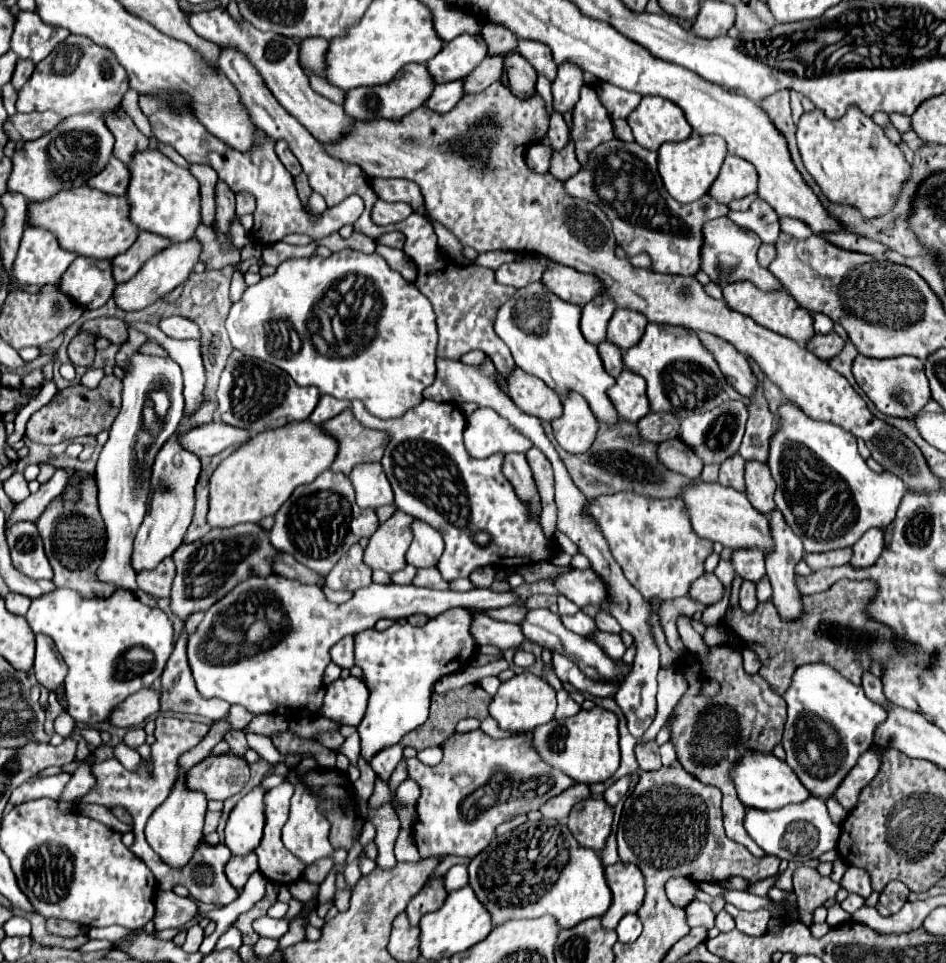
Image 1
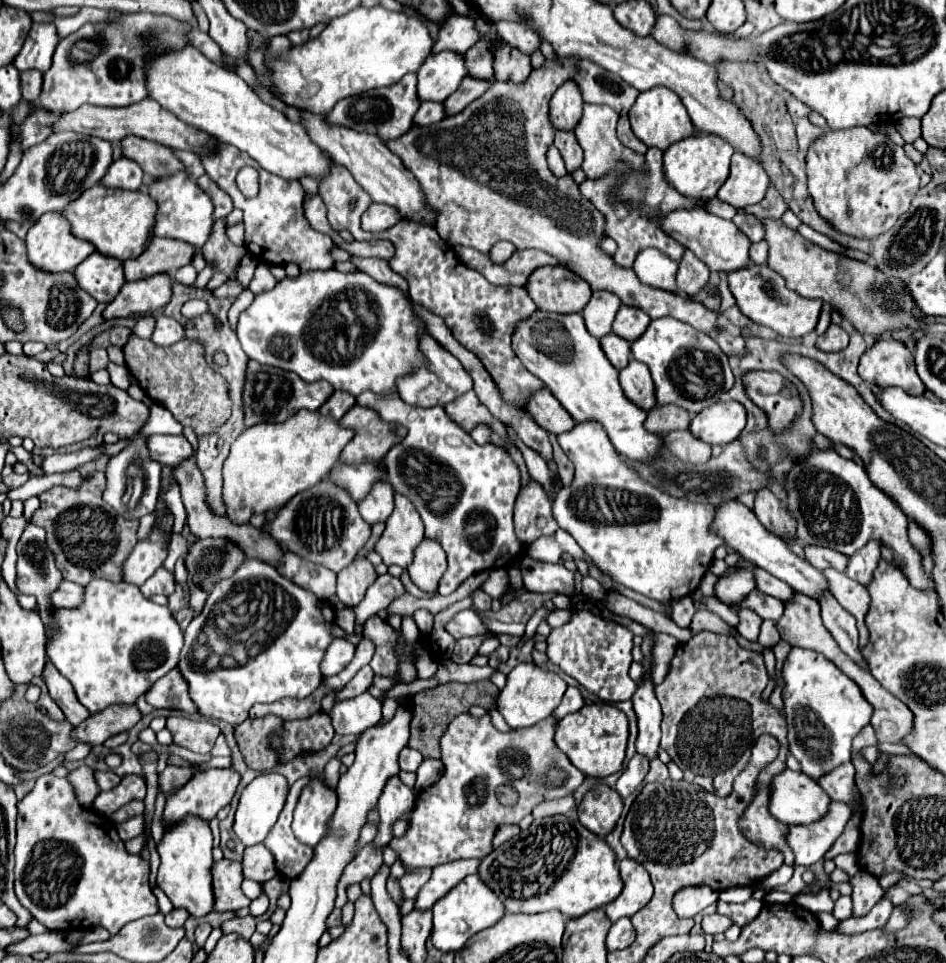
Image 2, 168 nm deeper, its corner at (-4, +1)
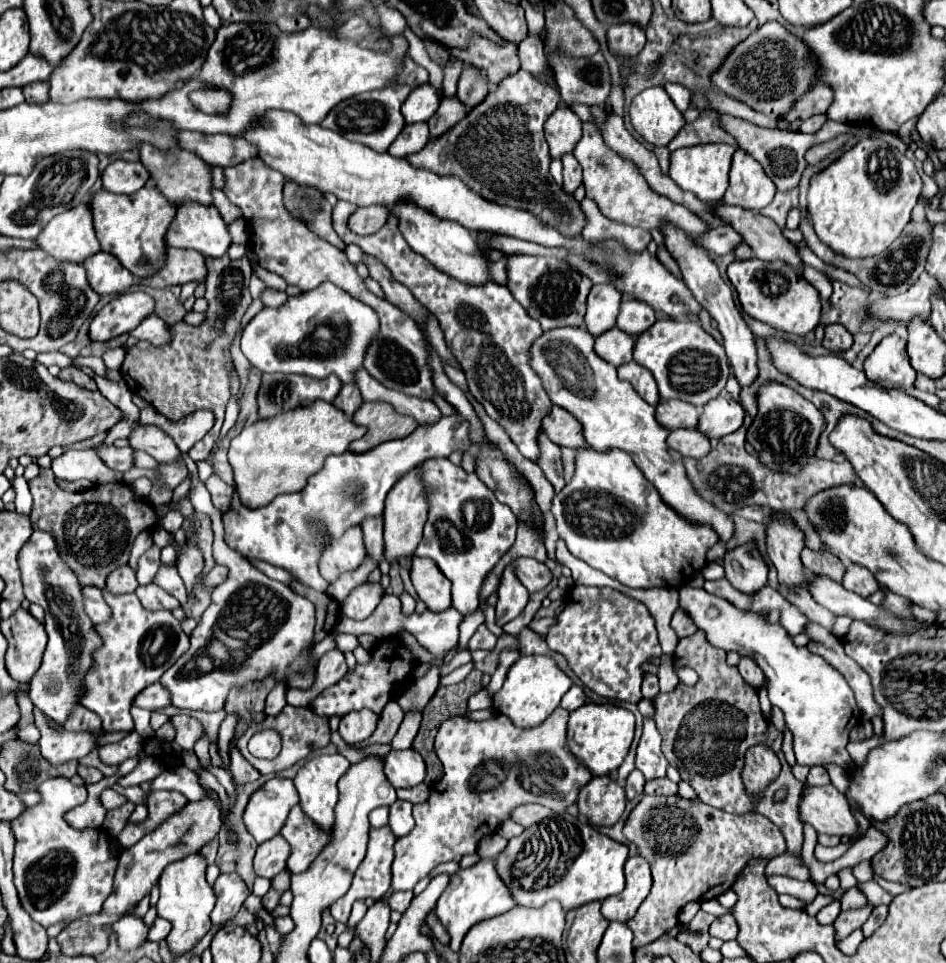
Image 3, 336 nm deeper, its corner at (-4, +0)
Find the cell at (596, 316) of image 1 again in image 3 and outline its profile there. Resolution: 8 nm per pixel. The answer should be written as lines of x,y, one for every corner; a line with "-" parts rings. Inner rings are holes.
595,284
587,298
587,314
585,328
589,334
599,336
615,326
615,318
619,314
621,292
613,284

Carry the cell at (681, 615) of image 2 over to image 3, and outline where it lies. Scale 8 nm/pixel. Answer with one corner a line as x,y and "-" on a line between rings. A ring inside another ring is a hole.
679,610
671,618
671,628
675,630
675,634
679,638
687,638
687,636
691,636
691,634
697,632
697,628
695,628
695,624
691,624
689,616
683,616
683,612
679,612

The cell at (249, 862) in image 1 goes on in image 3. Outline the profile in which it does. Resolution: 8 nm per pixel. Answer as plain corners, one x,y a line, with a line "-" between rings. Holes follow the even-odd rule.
275,836
259,844
253,860
257,876
265,876
265,878
277,876
281,870
285,870
285,862
289,854
291,854
291,846
287,840
283,840
283,836

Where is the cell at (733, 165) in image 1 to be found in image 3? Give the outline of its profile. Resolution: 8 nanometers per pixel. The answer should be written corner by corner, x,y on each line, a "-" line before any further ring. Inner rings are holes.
741,148
733,154
729,172
729,188
723,196
725,204
741,206
747,210
765,208
775,196
775,184
765,174
761,164

